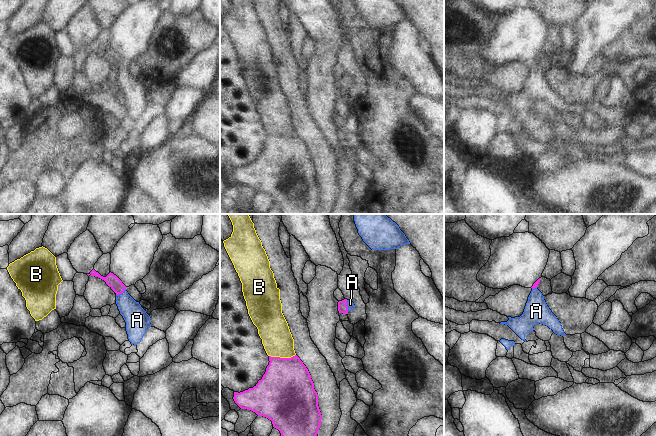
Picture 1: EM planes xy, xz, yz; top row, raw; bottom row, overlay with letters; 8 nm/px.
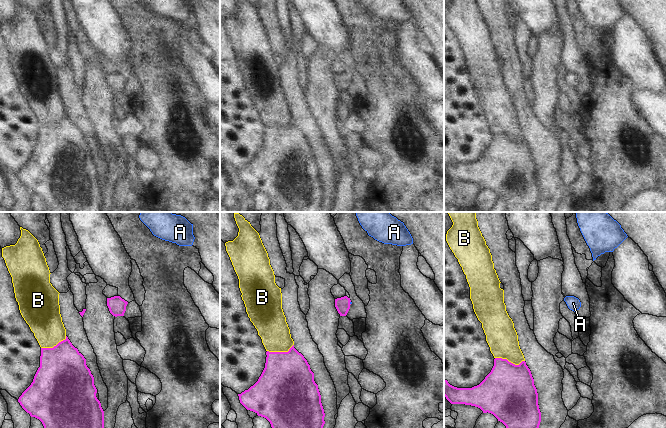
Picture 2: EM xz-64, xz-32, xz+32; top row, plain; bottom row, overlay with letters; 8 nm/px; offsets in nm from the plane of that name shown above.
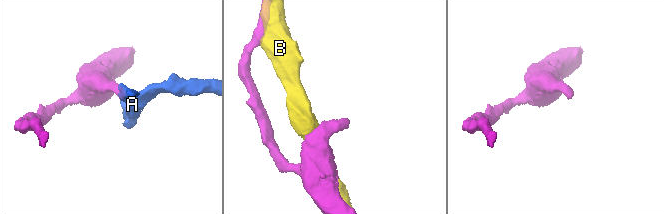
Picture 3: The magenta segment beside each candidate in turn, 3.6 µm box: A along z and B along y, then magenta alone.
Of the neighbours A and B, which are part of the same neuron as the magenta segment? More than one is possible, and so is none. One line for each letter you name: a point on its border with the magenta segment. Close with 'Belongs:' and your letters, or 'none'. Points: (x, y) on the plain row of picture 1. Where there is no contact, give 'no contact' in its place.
A: xy (121, 69)
Belongs: A

